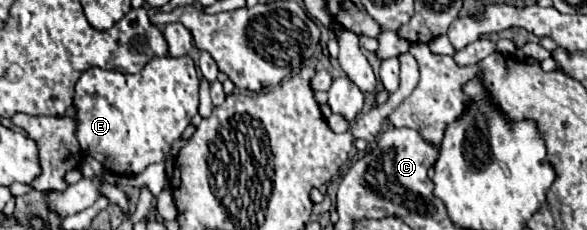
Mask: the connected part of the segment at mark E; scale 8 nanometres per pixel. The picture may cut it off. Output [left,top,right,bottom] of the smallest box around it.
[75,56,199,176]

